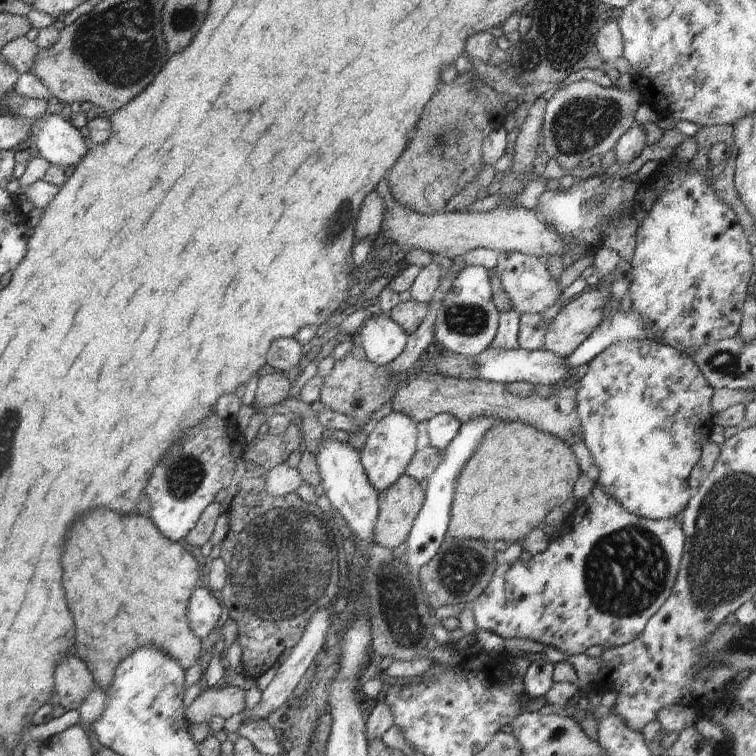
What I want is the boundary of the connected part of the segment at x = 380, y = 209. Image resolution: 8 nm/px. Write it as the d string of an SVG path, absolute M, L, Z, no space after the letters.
M377 191L366 195L360 206L360 214L354 230L355 242L368 241L376 238L381 232L381 224L385 218L385 204Z

